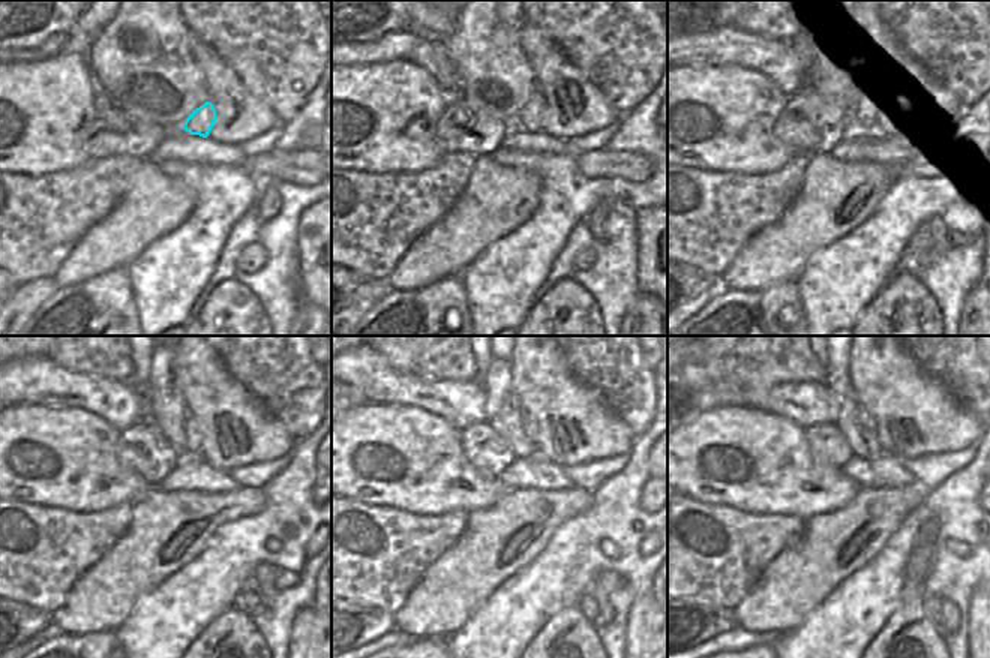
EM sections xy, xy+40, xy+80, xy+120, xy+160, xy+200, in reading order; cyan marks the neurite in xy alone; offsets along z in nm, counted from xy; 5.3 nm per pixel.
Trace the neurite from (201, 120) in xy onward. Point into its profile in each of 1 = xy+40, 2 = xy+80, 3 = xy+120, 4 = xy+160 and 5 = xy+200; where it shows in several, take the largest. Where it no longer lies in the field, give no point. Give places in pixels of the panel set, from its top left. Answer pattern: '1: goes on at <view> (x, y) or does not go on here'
1: goes on at xy+40 (530, 119)
2: goes on at xy+80 (863, 113)
3: goes on at xy+120 (192, 427)
4: goes on at xy+160 (530, 429)
5: goes on at xy+200 (863, 415)

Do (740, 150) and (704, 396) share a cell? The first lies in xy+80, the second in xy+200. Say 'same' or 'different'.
different

